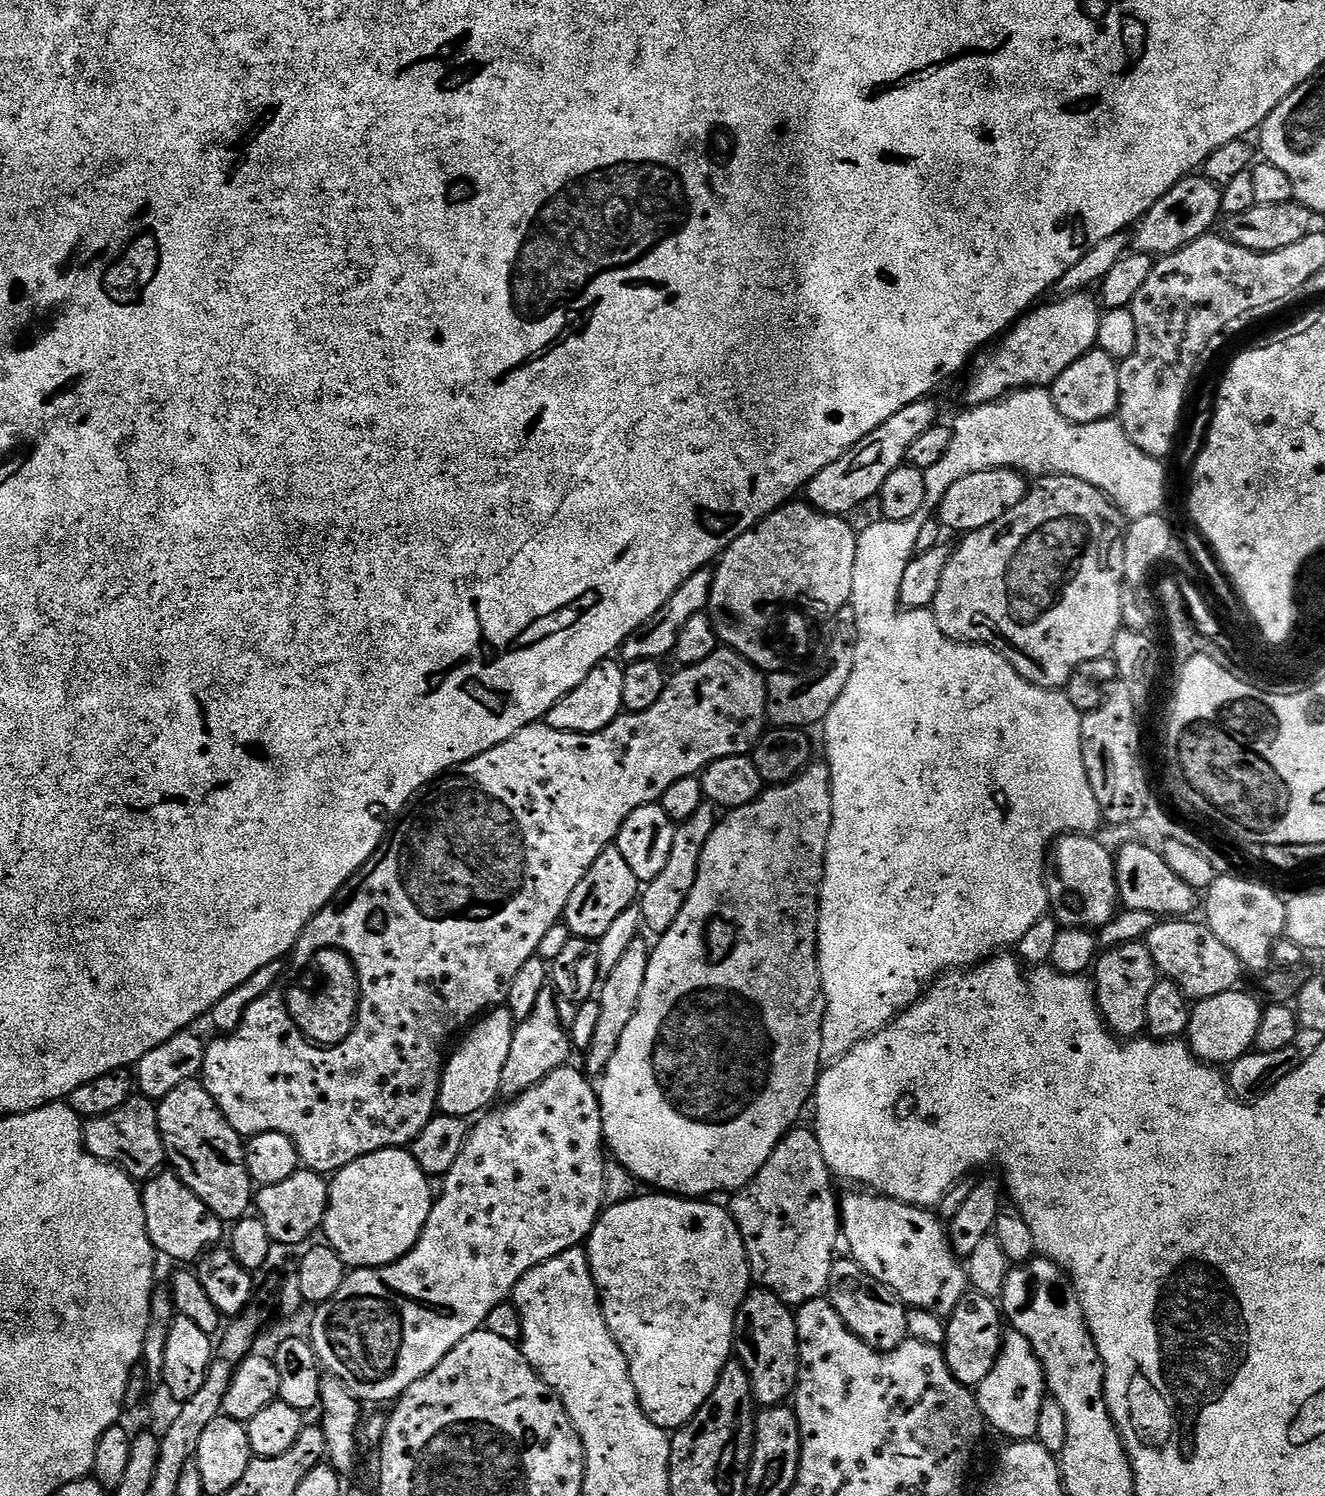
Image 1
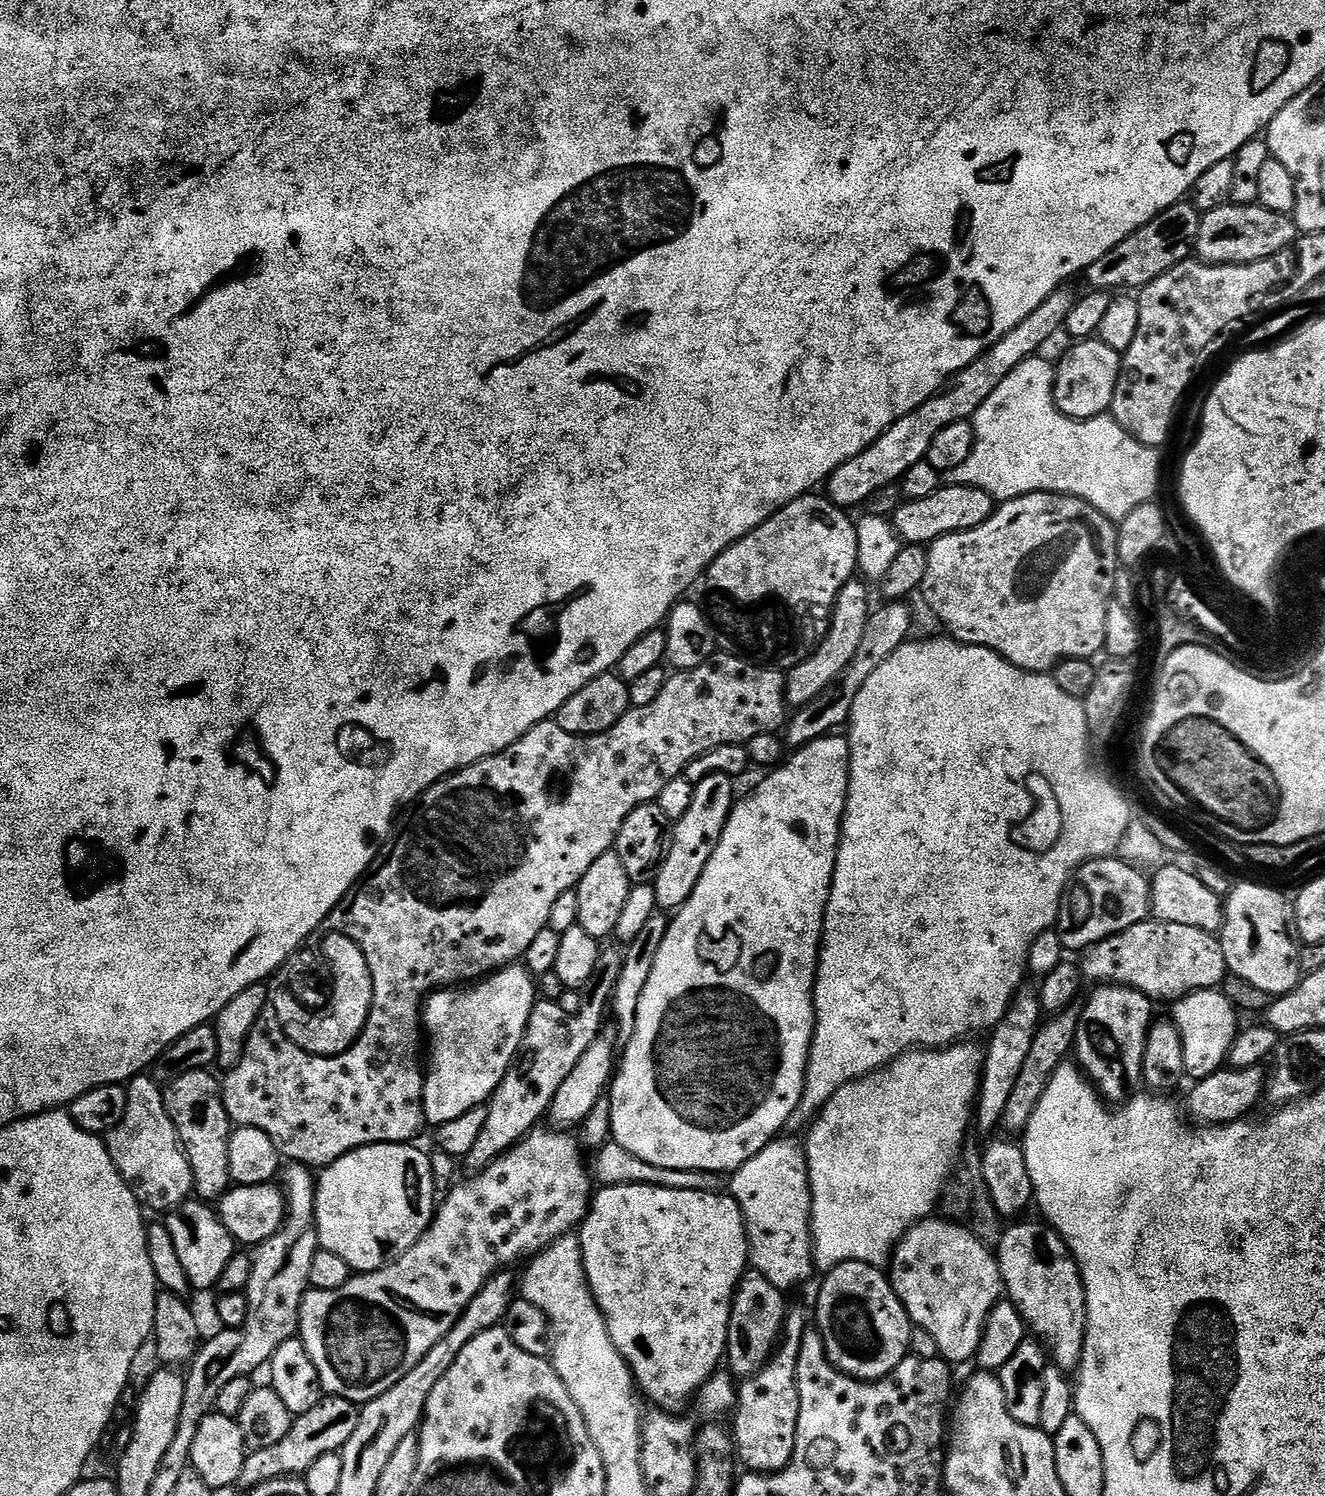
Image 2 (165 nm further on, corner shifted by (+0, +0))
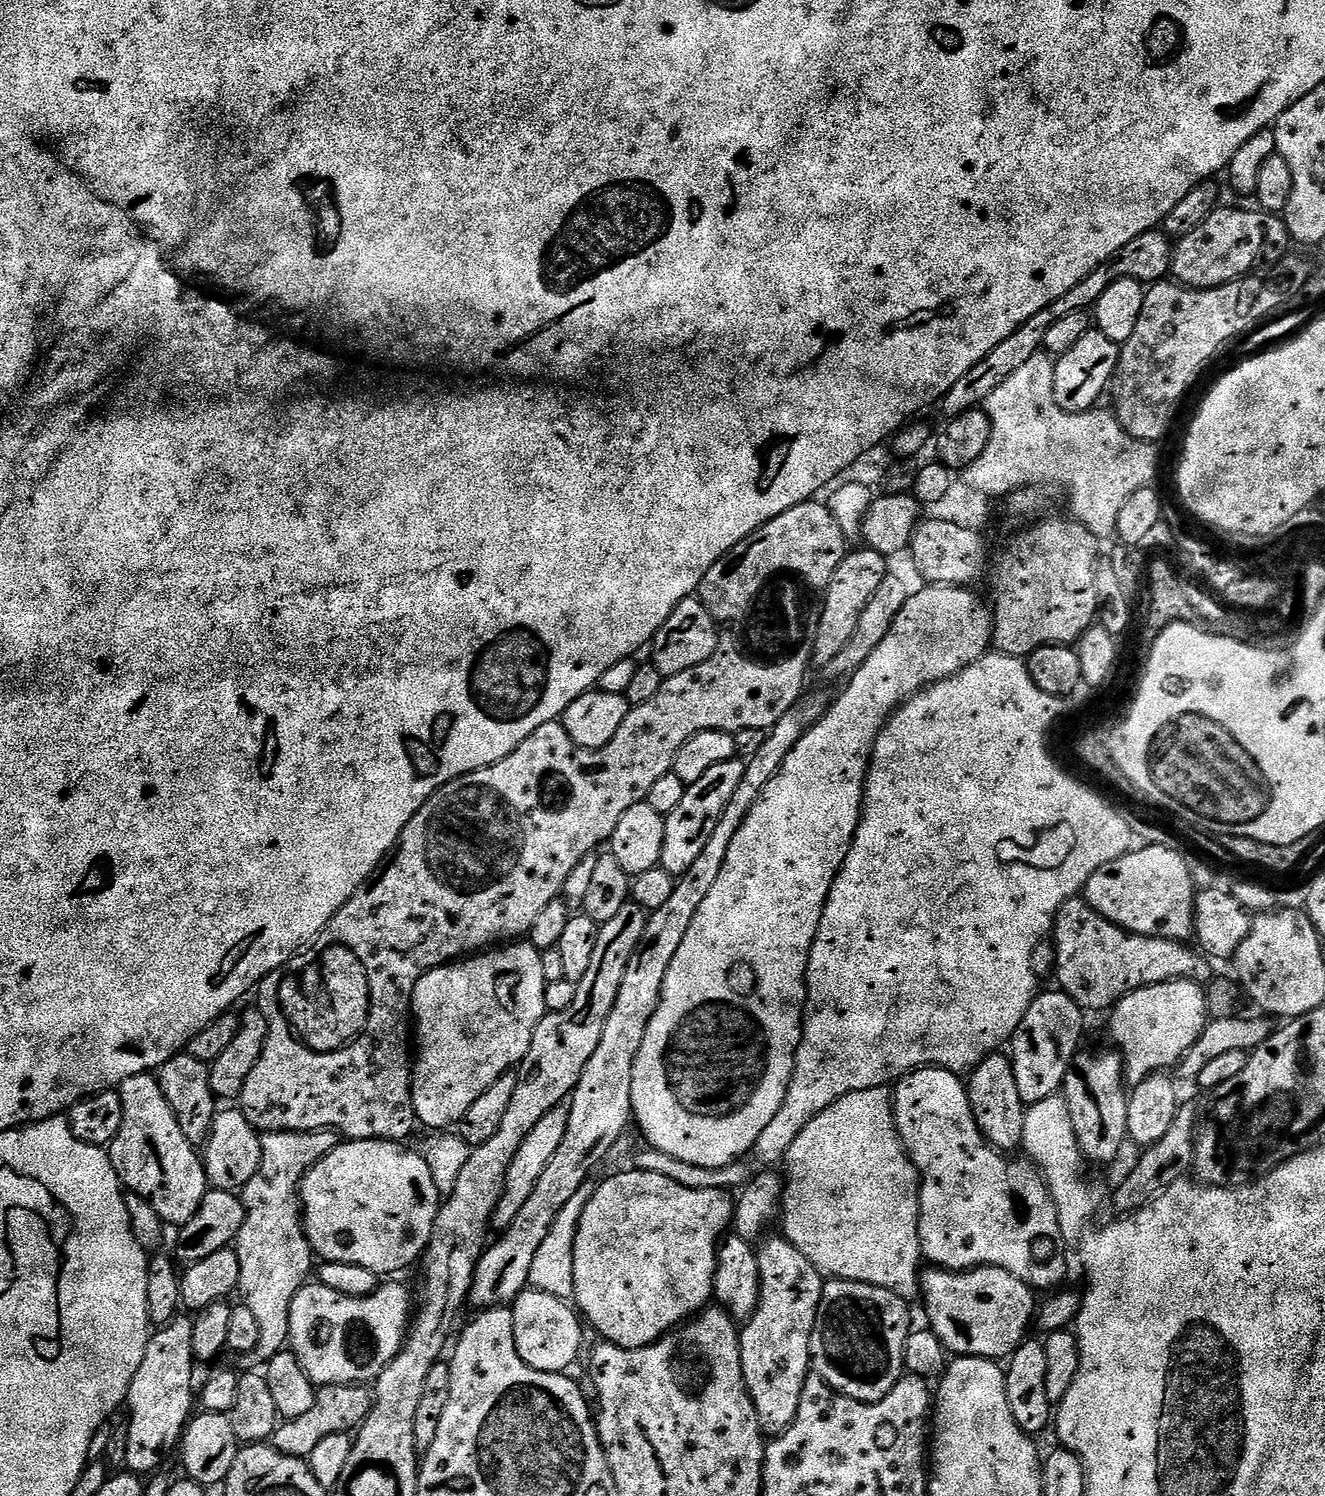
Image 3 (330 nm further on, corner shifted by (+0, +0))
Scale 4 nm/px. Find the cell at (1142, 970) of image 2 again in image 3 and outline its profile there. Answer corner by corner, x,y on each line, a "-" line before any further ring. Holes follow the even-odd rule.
1083,898
1070,899
1058,910
1054,945
1054,980
1060,983
1057,984
1059,991
1074,998
1089,1013
1111,1009
1126,994
1139,988
1167,980
1194,980
1204,986
1214,976
1209,957
1195,947
1192,949
1191,943
1128,932
1102,918

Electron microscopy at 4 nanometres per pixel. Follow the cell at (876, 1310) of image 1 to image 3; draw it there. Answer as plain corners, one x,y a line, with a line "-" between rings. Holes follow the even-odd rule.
829,1279
818,1302
818,1314
810,1338
815,1375
823,1378
835,1392
841,1392
843,1396
849,1396
863,1404
873,1404
886,1398
886,1394
894,1390
894,1386
906,1372
904,1347
908,1333
914,1328
908,1308
909,1301
890,1290
882,1290
882,1286
870,1286
866,1282
853,1280

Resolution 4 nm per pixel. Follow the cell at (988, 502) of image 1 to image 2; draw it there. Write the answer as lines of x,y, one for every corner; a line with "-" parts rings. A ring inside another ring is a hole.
948,484
926,498
901,503
899,510
890,517
890,523
905,545
927,546
951,532
965,532
982,526
982,522
992,517
993,511
994,501
990,494
986,494
986,490

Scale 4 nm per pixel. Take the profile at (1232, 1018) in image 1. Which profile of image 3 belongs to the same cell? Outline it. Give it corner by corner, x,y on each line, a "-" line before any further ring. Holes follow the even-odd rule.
1167,980
1134,990
1114,1005
1110,1015
1111,1043
1124,1058
1124,1078
1132,1086
1141,1084
1153,1072
1179,1065
1210,1019
1205,989
1194,980

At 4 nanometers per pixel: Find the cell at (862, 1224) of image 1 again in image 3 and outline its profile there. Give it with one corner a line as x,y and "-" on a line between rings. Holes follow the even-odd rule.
932,1266
920,1277
920,1296
924,1300
924,1312
928,1315
927,1327
942,1341
953,1357
982,1356
997,1362
1011,1357
1029,1335
1028,1327
1033,1327
1038,1311
1037,1293
1005,1268
972,1266
967,1270
960,1270
964,1272
952,1271

